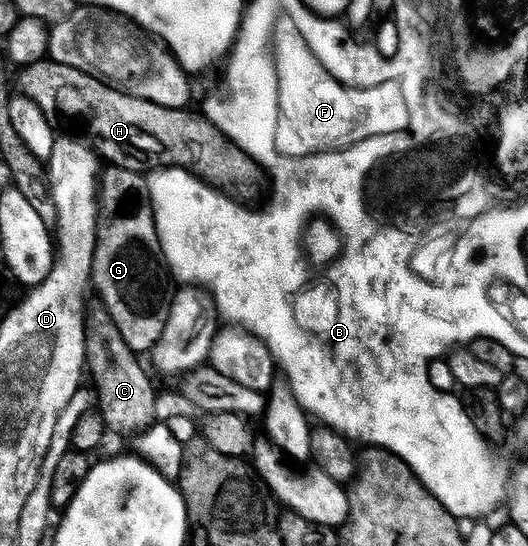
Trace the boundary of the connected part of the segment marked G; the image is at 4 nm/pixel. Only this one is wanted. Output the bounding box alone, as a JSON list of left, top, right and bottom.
[90,166,166,354]

